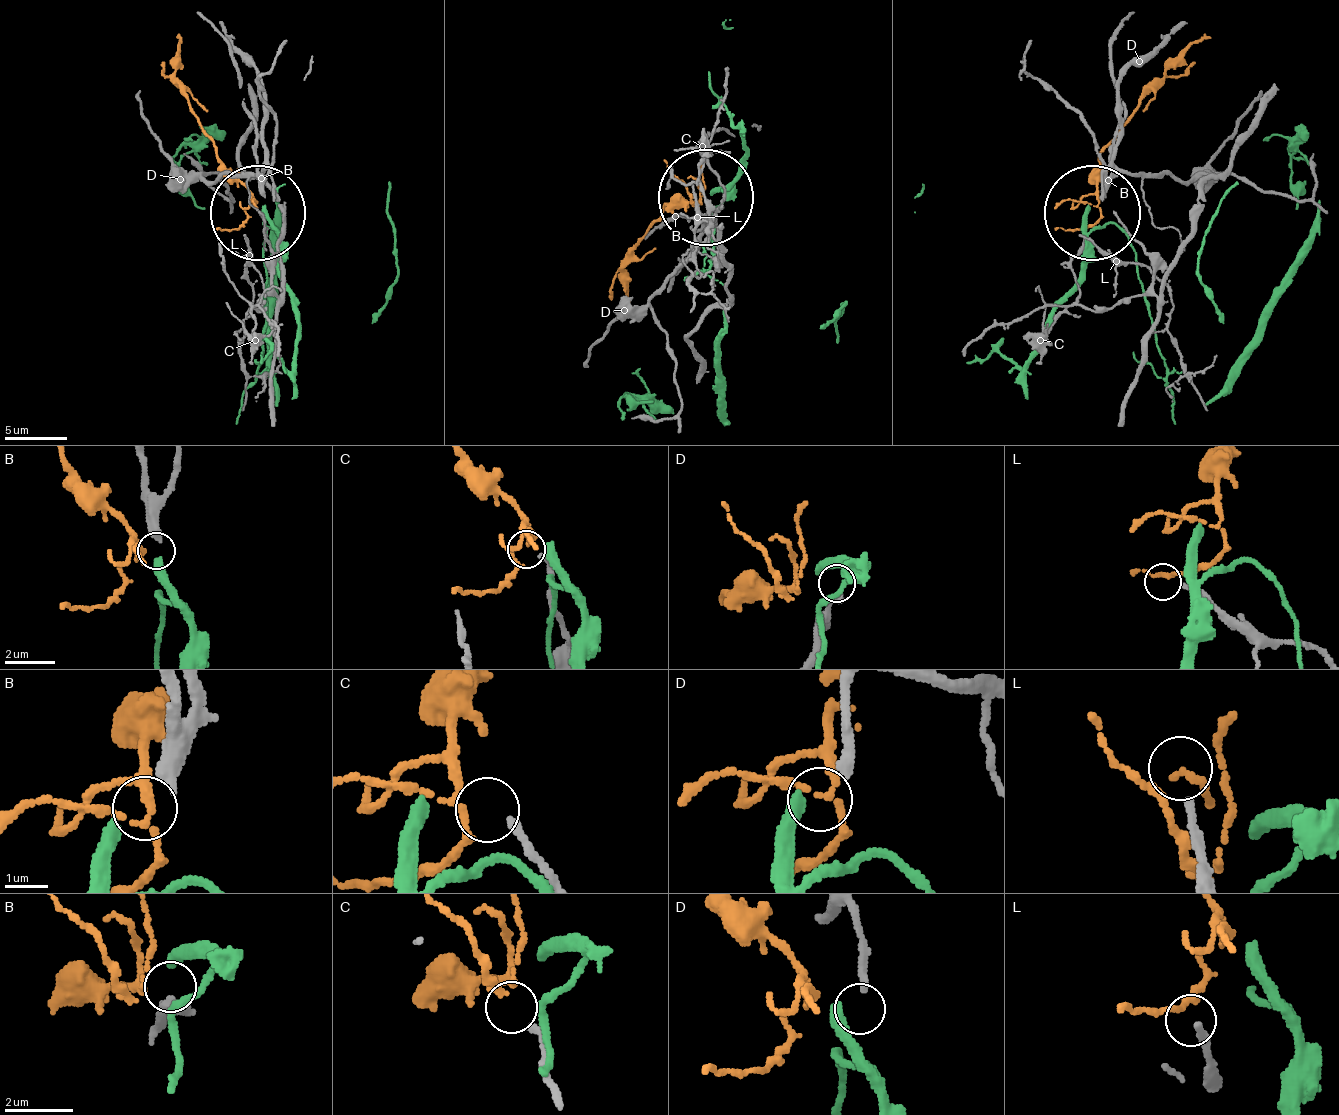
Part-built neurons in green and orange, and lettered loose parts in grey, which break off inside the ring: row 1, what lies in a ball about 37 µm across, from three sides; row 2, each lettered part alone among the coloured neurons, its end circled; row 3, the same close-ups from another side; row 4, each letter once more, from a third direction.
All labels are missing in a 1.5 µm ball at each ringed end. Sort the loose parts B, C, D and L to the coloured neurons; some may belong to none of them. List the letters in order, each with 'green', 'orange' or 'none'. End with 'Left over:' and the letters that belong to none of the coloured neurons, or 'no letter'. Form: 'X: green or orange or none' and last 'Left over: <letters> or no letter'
B: green
C: orange
D: none
L: none
Left over: D, L

